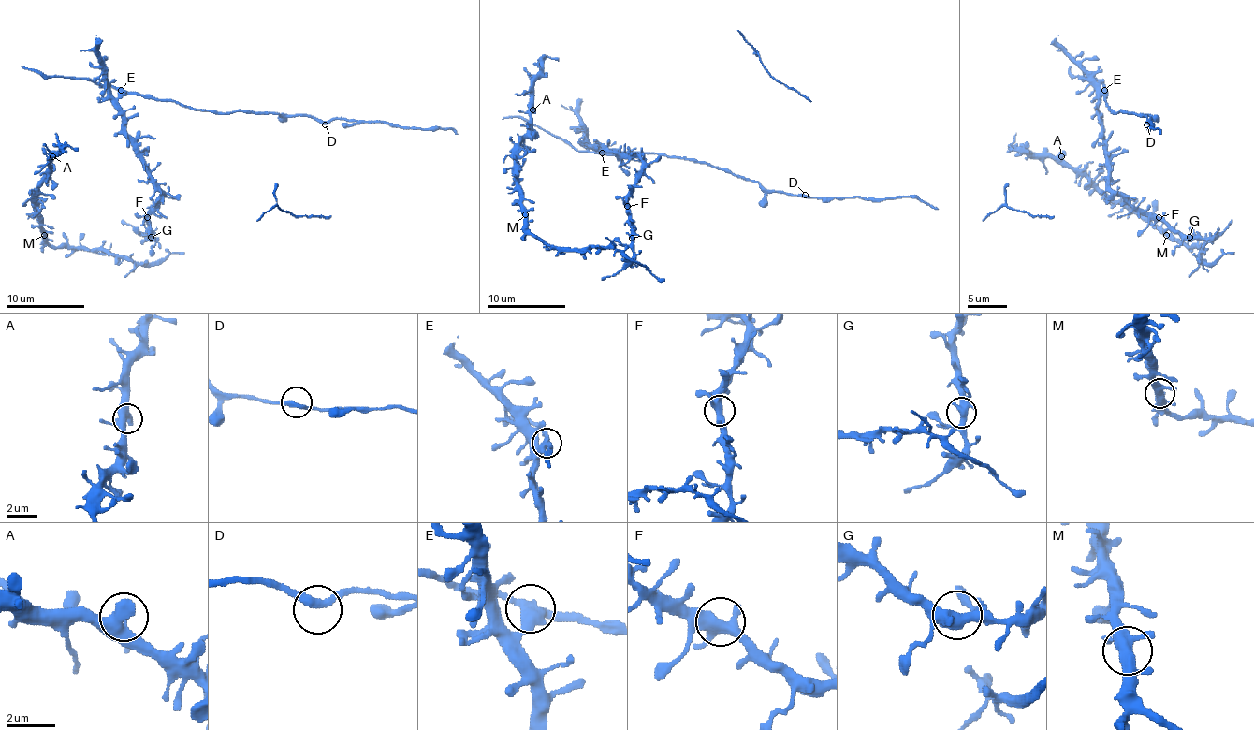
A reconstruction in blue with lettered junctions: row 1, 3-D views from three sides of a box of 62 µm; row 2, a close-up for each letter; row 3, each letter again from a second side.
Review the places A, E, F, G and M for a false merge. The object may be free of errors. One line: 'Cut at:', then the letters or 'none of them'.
Cut at: E

